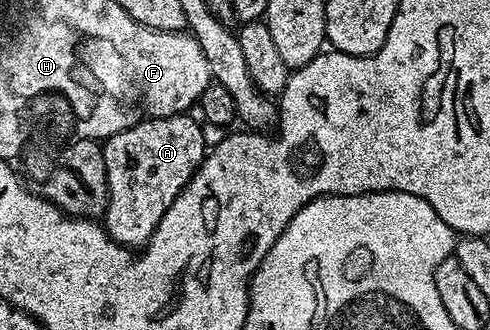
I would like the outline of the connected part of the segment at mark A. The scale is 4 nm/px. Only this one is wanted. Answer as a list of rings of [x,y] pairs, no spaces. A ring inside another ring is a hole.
[[[178,113],[175,117],[146,117],[135,120],[132,127],[105,138],[102,150],[104,167],[108,171],[110,201],[106,205],[104,228],[117,245],[145,246],[156,231],[160,219],[164,219],[164,211],[172,207],[176,195],[180,195],[182,188],[200,167],[208,152],[208,144],[206,145],[206,137],[202,134],[203,126],[195,121],[186,113]]]

